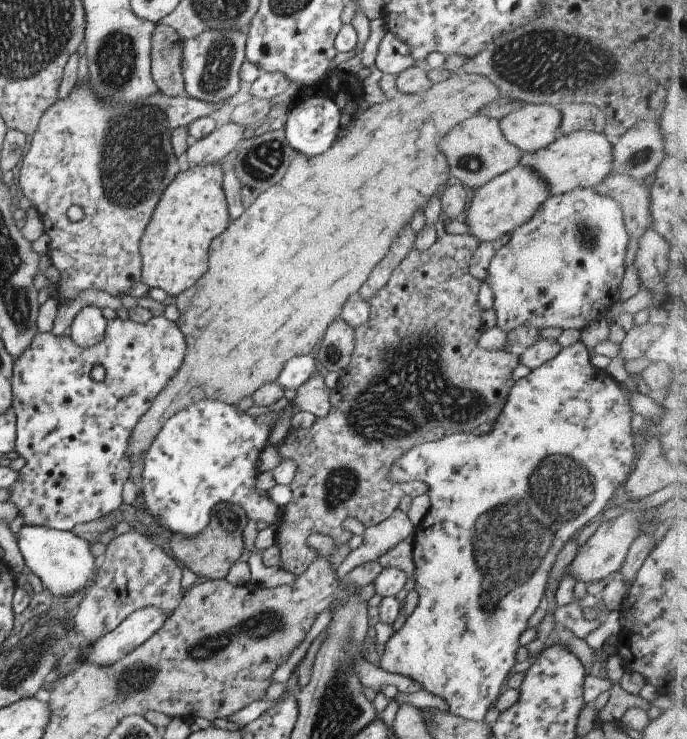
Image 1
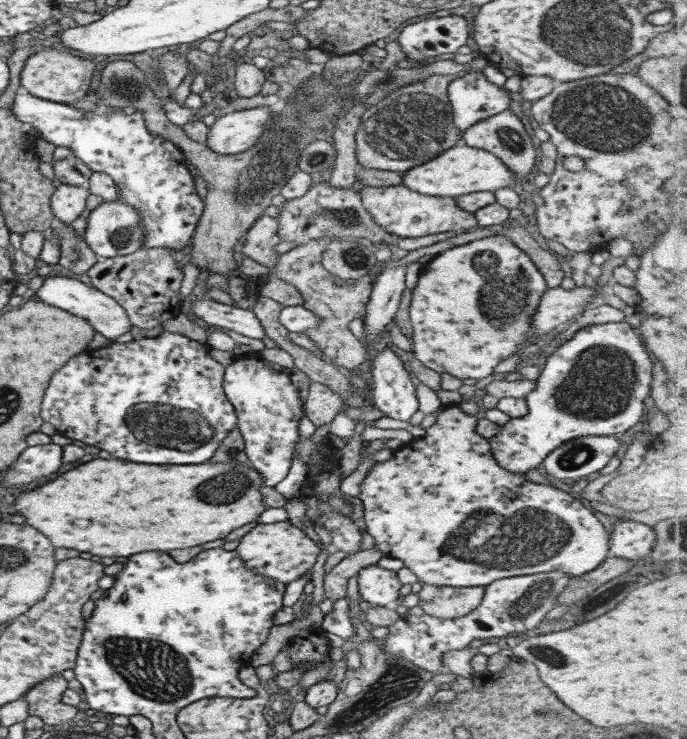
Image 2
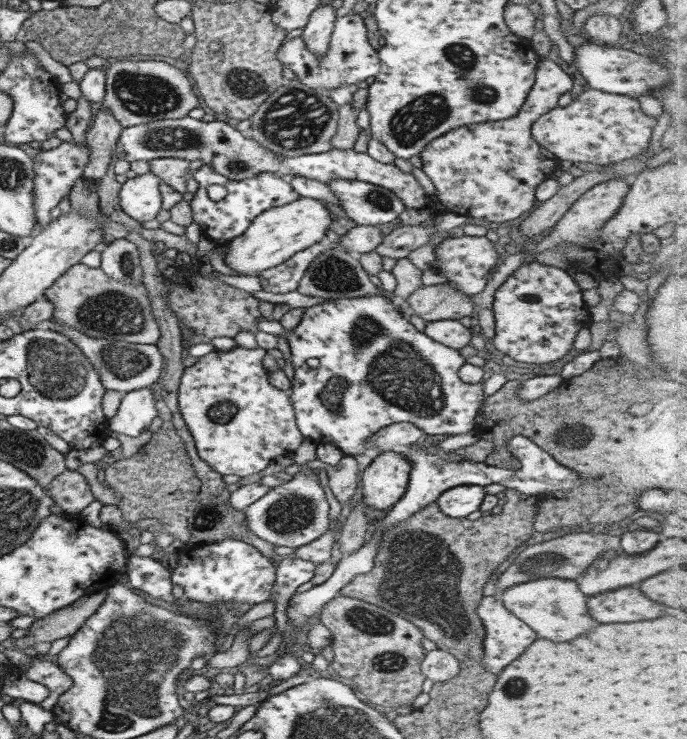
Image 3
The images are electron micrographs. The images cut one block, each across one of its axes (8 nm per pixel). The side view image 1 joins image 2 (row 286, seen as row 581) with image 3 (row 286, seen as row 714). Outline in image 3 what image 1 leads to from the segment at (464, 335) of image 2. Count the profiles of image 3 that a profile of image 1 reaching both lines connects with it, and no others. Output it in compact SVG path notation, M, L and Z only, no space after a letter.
M464 234L448 237L444 242L441 242L436 247L434 256L438 258L438 261L436 261L433 269L442 271L446 275L448 283L471 296L484 290L488 279L497 270L500 253L496 248L496 244L487 237Z

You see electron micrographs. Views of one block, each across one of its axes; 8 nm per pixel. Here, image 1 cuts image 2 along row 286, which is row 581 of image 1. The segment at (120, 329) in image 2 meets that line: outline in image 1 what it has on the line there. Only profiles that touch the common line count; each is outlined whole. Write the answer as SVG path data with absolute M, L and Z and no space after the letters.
M22 527L18 539L25 566L31 570L53 596L70 595L84 590L88 582L92 582L97 573L96 562L90 551L91 543L81 539L71 531L57 531L46 527Z

